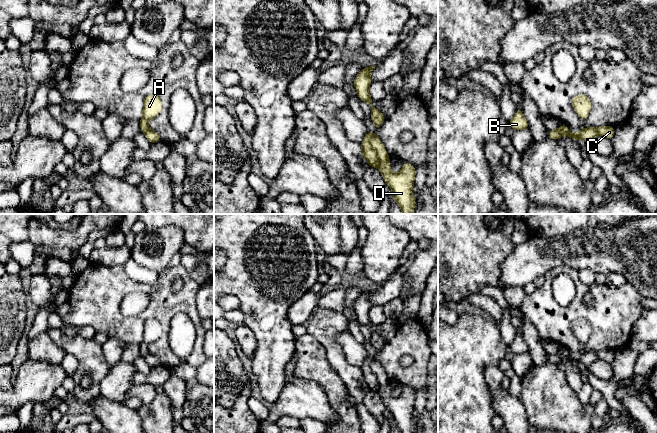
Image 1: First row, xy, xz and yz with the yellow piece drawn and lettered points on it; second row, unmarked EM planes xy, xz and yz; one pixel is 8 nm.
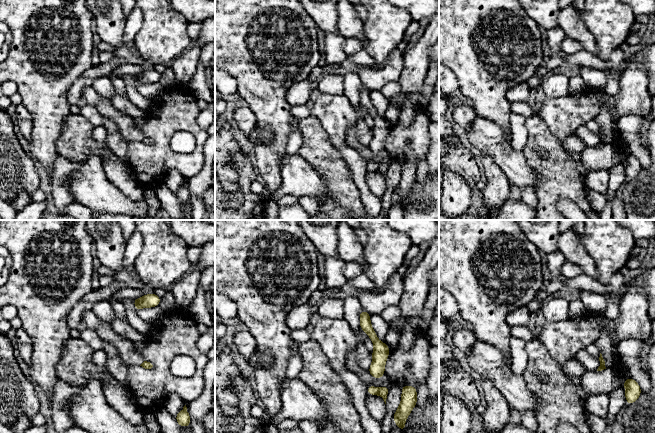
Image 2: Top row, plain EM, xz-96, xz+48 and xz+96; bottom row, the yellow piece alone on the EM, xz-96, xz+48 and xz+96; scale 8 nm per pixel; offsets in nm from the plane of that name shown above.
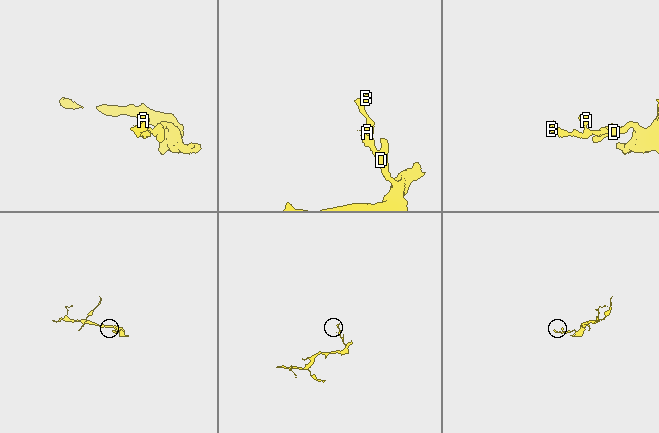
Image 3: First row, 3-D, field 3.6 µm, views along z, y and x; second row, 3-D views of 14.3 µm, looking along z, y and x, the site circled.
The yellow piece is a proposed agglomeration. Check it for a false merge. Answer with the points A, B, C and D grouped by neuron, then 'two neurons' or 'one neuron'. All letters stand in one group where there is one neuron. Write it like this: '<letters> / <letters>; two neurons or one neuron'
A C / B D; two neurons

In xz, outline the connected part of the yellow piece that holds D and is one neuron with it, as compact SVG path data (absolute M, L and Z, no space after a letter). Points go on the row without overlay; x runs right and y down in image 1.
M374 356L370 368L372 374L377 378L378 393L386 408L392 414L393 424L401 433L414 433L416 424L413 421L413 412L416 392L411 387L403 386L401 395L393 398L389 387L390 381Z

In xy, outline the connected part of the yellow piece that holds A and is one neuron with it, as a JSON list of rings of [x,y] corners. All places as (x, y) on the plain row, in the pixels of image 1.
[[[155,318],[147,319],[143,324],[143,336],[140,343],[140,353],[145,357],[148,352],[148,345],[156,341],[163,332],[161,323]]]

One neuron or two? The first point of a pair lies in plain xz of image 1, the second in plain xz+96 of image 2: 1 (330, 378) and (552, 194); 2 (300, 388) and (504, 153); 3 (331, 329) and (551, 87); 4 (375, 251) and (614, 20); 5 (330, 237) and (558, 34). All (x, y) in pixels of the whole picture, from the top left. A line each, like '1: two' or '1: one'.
1: one
2: one
3: two
4: one
5: two

